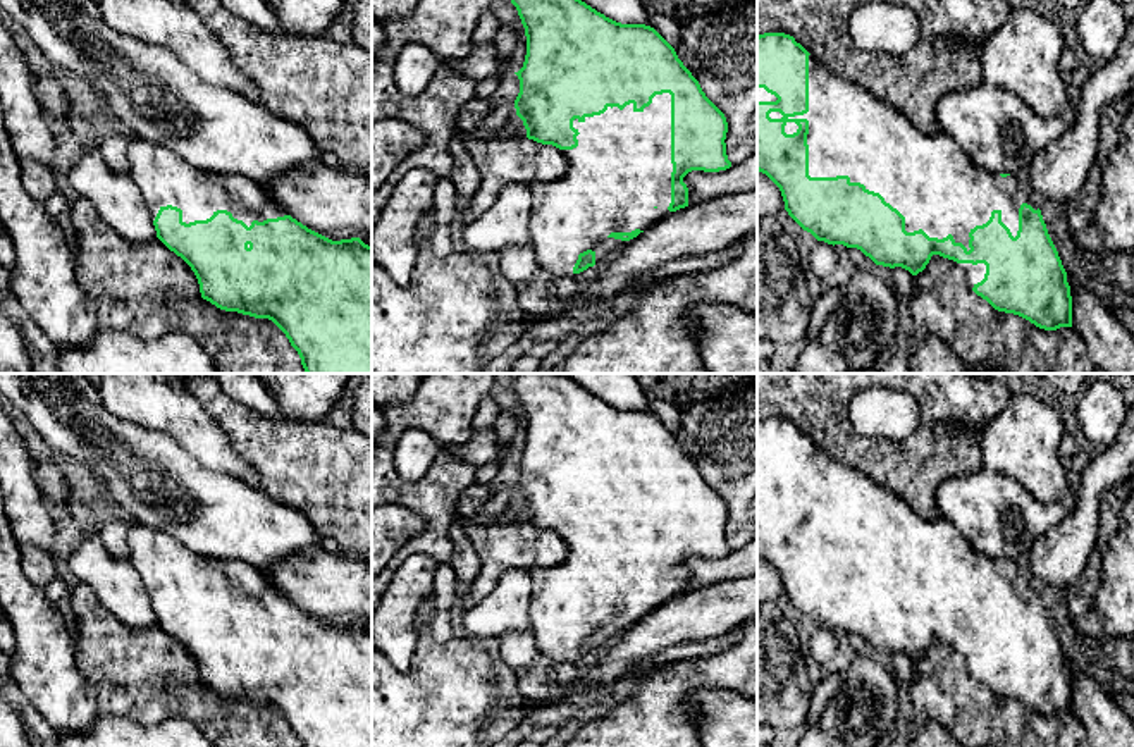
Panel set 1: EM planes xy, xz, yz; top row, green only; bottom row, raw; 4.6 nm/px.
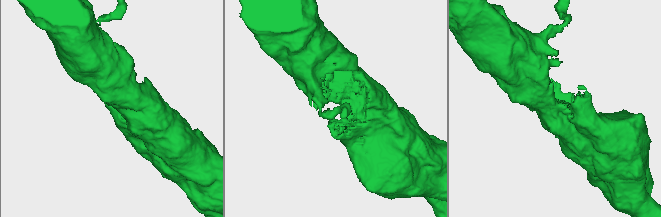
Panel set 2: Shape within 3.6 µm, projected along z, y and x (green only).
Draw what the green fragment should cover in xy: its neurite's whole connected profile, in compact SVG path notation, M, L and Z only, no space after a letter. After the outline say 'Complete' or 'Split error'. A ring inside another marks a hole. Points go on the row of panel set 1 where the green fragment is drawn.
M141 138L131 139L127 146L127 160L129 176L141 189L143 200L150 208L150 219L155 225L157 238L191 267L198 279L203 299L225 312L272 320L298 351L306 374L372 374L372 246L365 244L360 238L332 241L293 219L279 207L263 182L250 177L213 174L198 169L157 143Z. Split error

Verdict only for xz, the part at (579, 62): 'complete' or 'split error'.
split error

